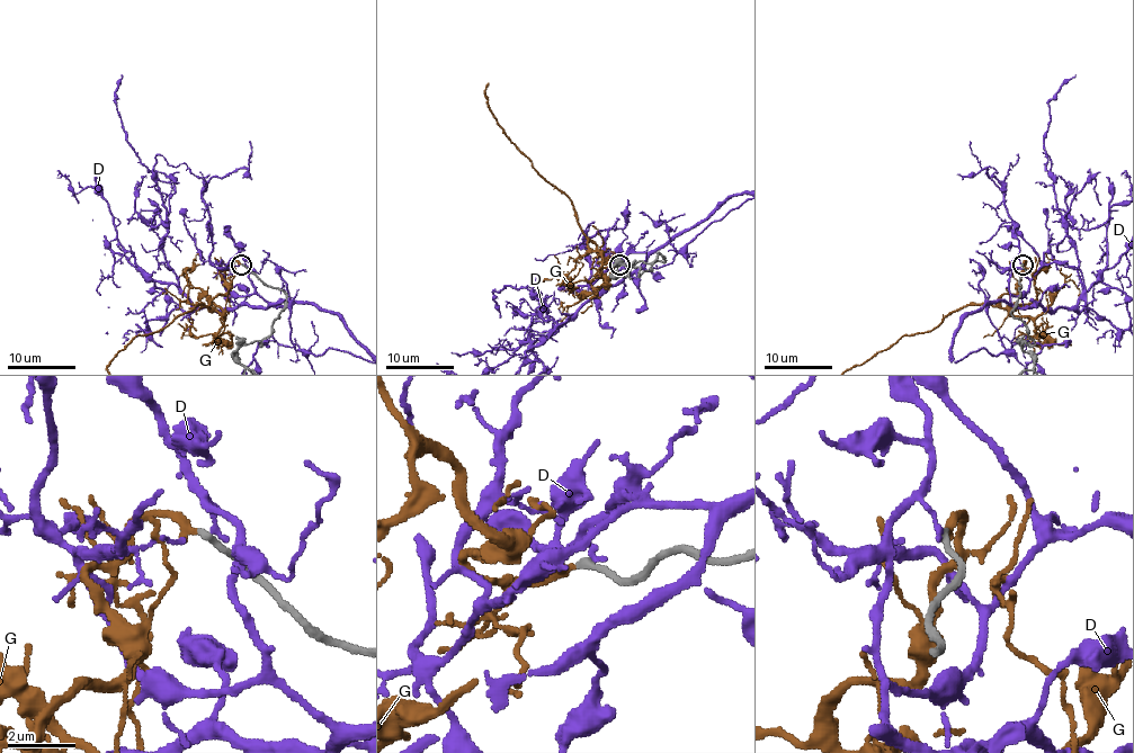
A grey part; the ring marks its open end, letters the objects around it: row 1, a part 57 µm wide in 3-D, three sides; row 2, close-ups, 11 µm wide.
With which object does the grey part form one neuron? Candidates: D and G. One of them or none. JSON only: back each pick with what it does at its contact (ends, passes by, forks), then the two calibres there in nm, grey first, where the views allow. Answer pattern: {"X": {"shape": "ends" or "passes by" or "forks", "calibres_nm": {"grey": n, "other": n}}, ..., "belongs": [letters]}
{"G": {"shape": "ends", "calibres_nm": {"grey": 220, "other": 260}}, "belongs": ["G"]}

